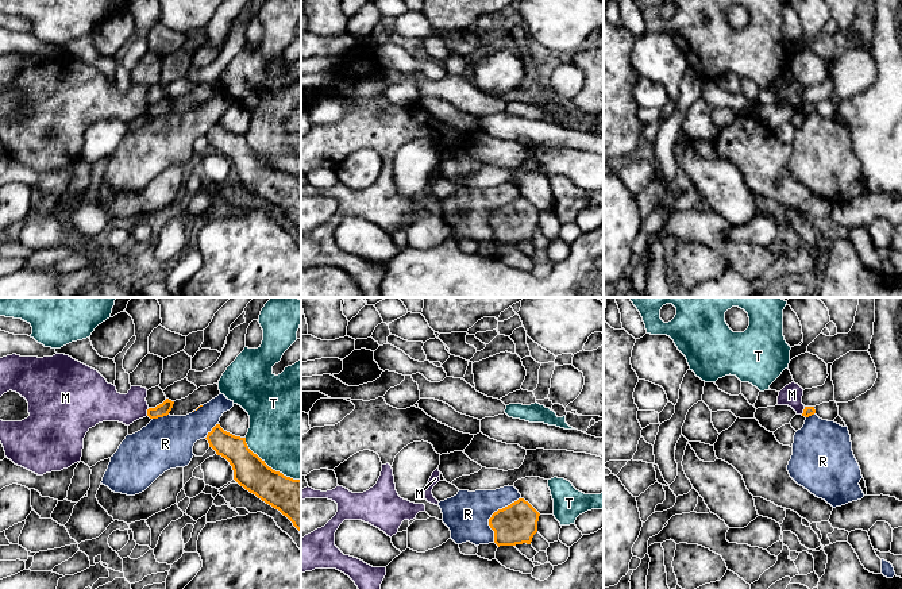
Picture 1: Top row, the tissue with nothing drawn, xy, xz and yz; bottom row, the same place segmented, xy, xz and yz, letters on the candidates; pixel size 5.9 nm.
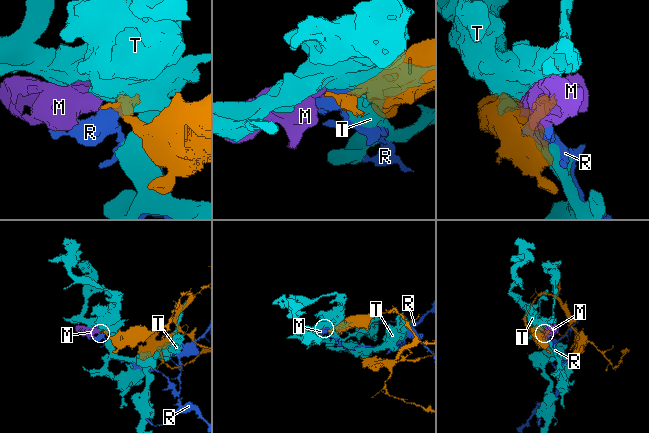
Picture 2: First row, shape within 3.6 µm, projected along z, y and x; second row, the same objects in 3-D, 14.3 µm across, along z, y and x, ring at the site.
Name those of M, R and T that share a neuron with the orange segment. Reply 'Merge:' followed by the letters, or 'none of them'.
Merge: none of them

